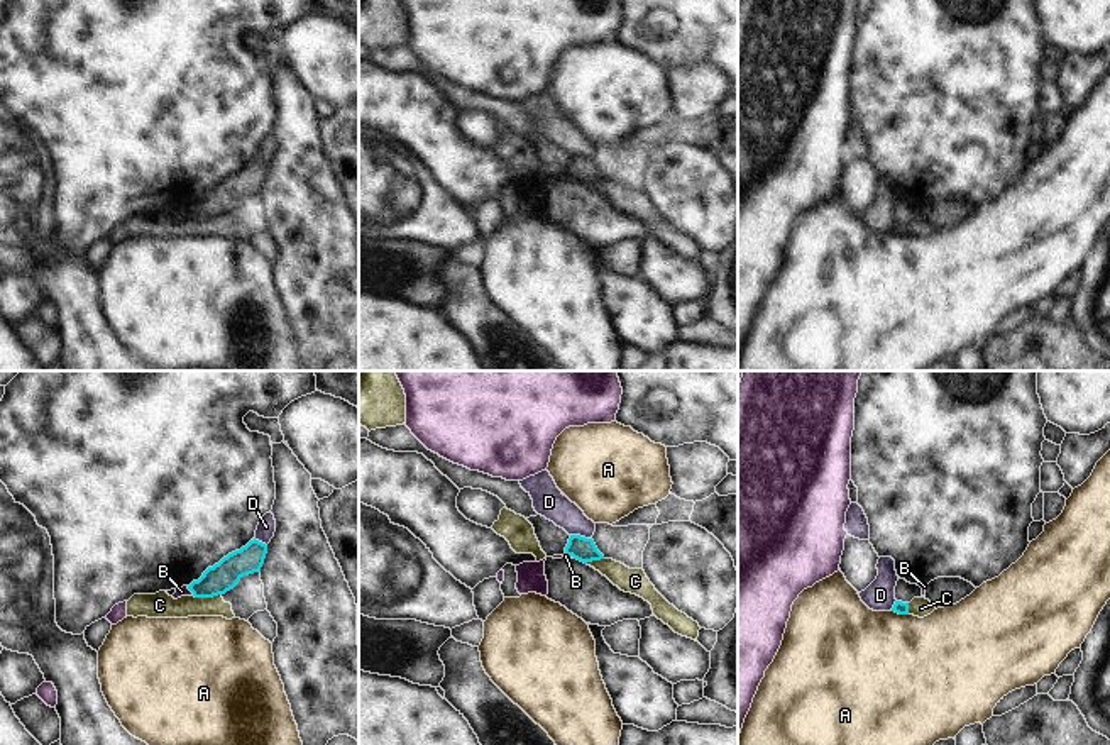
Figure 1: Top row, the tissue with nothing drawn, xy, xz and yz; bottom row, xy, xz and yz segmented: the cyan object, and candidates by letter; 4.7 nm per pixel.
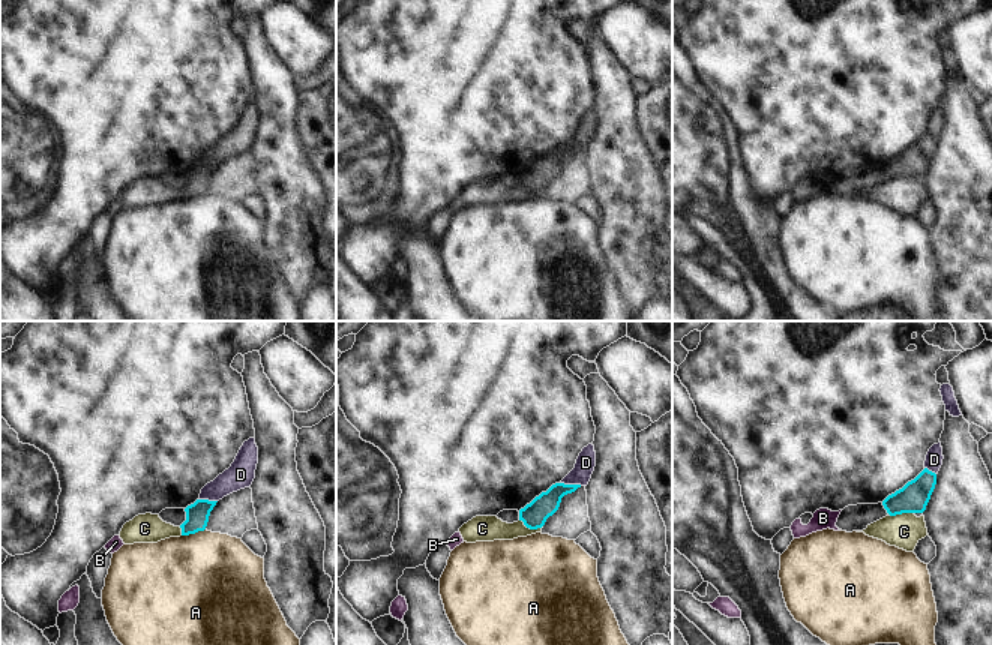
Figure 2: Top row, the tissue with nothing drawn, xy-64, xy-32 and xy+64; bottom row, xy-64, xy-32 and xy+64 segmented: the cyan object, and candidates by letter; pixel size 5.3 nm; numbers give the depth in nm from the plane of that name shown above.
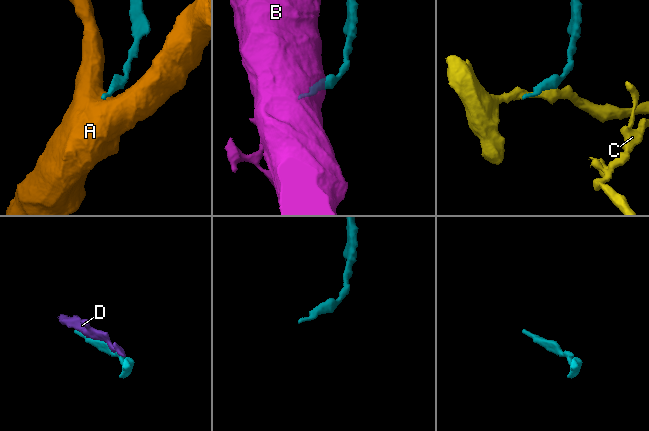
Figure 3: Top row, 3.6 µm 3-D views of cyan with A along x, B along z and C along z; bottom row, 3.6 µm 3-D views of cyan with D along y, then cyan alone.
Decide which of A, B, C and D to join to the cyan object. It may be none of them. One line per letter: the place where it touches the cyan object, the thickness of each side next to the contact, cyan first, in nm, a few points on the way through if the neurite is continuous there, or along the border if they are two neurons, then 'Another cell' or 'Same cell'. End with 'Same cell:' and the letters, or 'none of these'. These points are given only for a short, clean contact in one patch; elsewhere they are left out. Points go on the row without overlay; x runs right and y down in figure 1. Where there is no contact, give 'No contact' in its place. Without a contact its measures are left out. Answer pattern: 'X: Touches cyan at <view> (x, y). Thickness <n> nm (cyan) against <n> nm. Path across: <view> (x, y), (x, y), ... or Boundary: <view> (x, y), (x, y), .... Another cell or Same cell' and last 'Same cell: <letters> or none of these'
A: Touches cyan at yz (901, 234). Thickness 60 nm (cyan) against 500 nm. Boundary: yz (892, 231), (907, 236). Another cell
B: Touches cyan at xy (190, 210). Thickness 140 nm (cyan) against 50 nm. Boundary: xy (186, 207), (193, 215). Another cell
C: Touches cyan at xy (207, 217). Thickness 140 nm (cyan) against 120 nm. Another cell
D: Touches cyan at xz (579, 156). Thickness 120 nm (cyan) against 150 nm. Another cell
Same cell: none of these.

